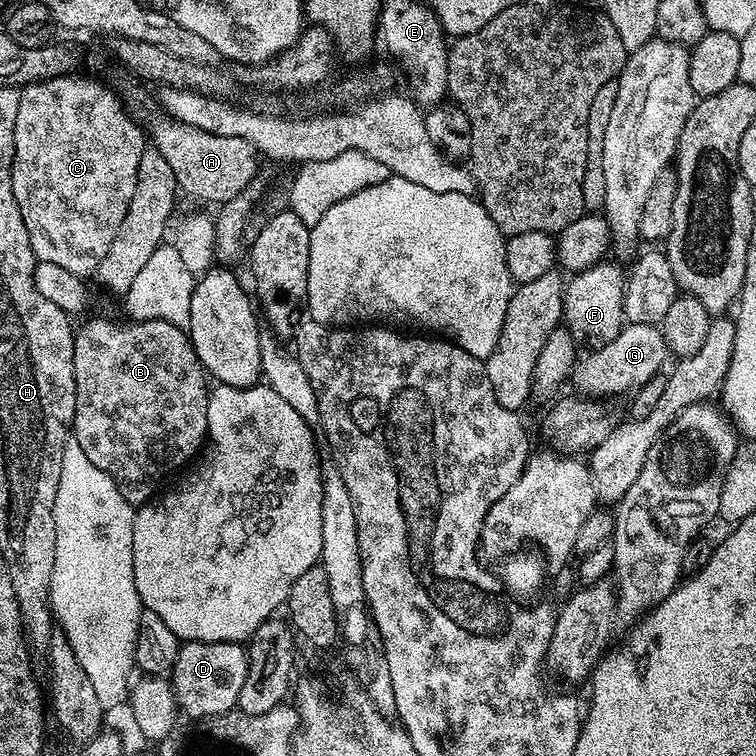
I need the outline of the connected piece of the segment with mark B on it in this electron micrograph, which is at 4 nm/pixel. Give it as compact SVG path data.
M88 320L77 327L74 332L74 386L76 387L76 405L72 419L71 435L82 446L82 451L98 470L110 474L110 478L118 486L122 498L134 506L149 503L157 495L156 487L163 482L164 476L171 474L175 468L180 468L196 451L203 449L208 435L208 394L210 391L210 377L204 370L203 362L192 345L192 337L183 327L172 325L160 320L138 320L128 324L114 324L110 320Z

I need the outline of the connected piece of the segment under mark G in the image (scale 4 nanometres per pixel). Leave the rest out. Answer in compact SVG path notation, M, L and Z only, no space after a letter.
M625 323L613 341L585 355L577 359L570 375L570 384L584 398L612 398L608 396L620 396L623 392L635 393L644 383L661 375L660 367L670 360L663 331L654 324Z

